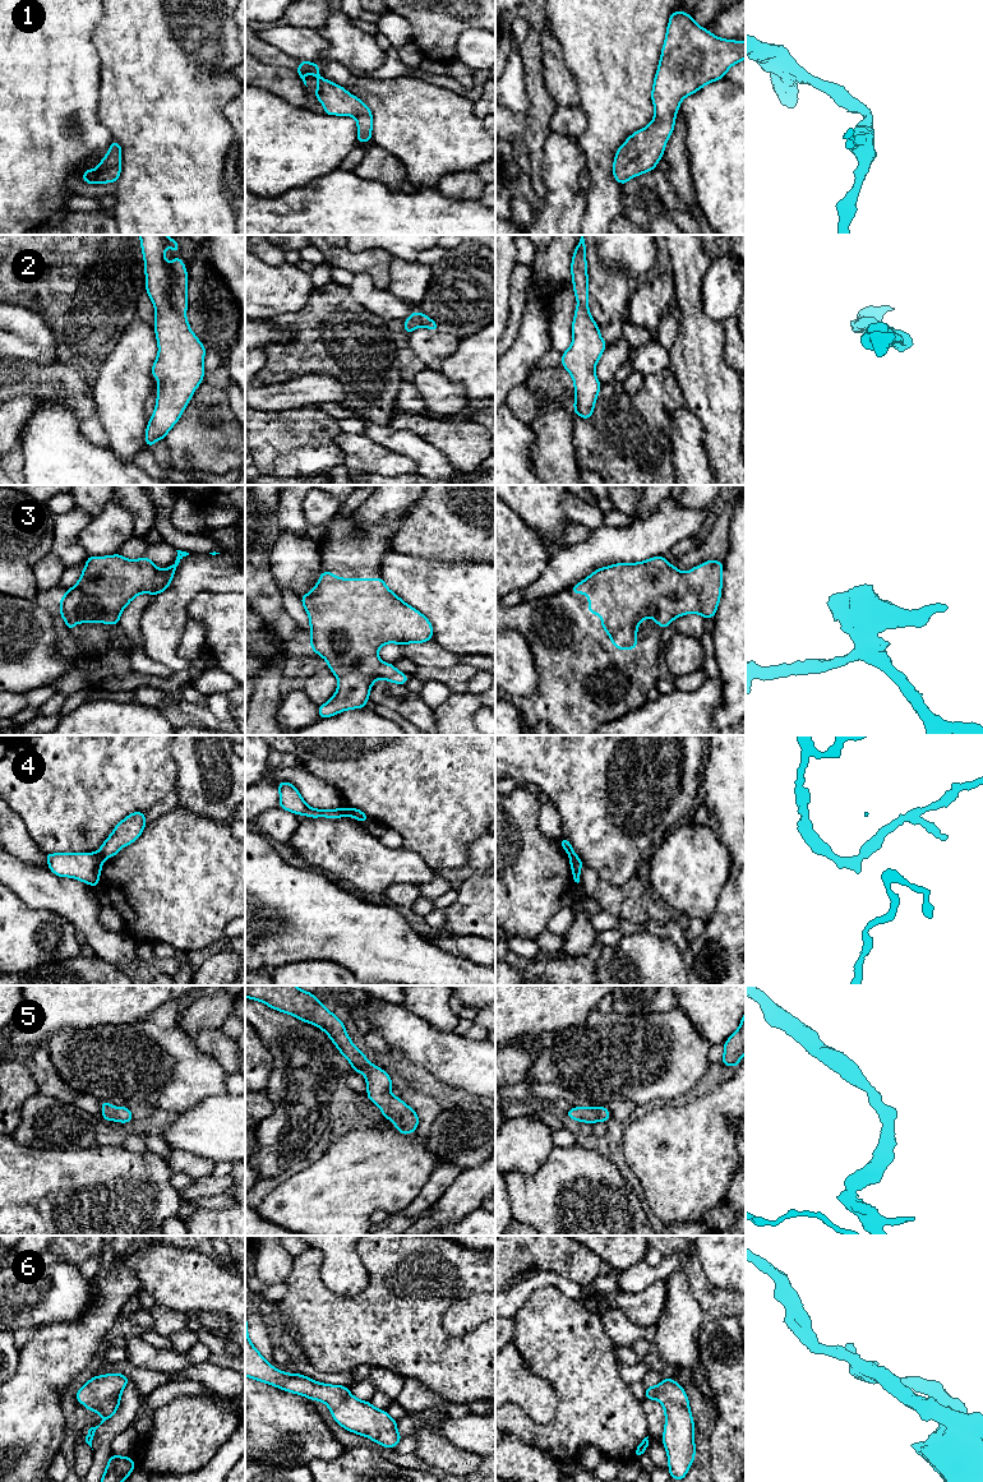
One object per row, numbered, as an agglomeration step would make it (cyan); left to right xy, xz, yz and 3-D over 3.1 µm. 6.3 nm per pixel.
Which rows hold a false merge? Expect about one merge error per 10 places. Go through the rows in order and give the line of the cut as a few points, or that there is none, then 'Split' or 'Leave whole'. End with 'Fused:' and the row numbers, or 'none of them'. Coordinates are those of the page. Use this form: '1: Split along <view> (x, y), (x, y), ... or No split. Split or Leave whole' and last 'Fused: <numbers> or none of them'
1: No split. Leave whole
2: No split. Leave whole
3: No split. Leave whole
4: Split along xz (347, 808), (350, 815). Split
5: No split. Leave whole
6: No split. Leave whole
Fused: 4

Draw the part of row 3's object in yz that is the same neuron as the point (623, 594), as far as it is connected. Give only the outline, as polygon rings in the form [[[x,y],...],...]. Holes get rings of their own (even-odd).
[[[654,557],[640,563],[617,563],[596,569],[582,582],[571,588],[573,594],[589,595],[589,613],[601,615],[601,625],[609,634],[615,648],[634,650],[637,647],[637,625],[645,617],[652,618],[661,631],[672,620],[696,613],[706,618],[715,618],[721,597],[723,563],[706,560],[691,572],[680,572],[672,567],[665,557]]]

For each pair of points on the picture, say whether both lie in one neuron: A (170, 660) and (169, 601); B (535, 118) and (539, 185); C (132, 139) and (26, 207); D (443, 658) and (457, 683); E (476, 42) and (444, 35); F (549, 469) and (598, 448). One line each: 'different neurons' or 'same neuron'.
A: same neuron
B: same neuron
C: different neurons
D: different neurons
E: different neurons
F: different neurons

